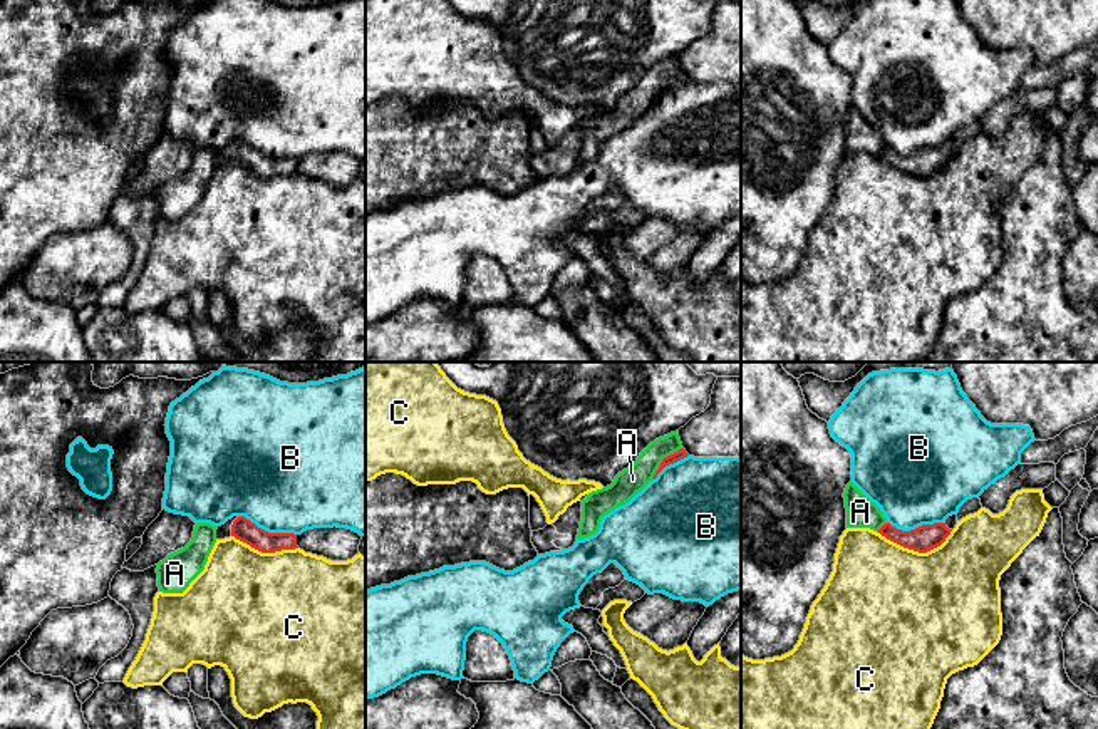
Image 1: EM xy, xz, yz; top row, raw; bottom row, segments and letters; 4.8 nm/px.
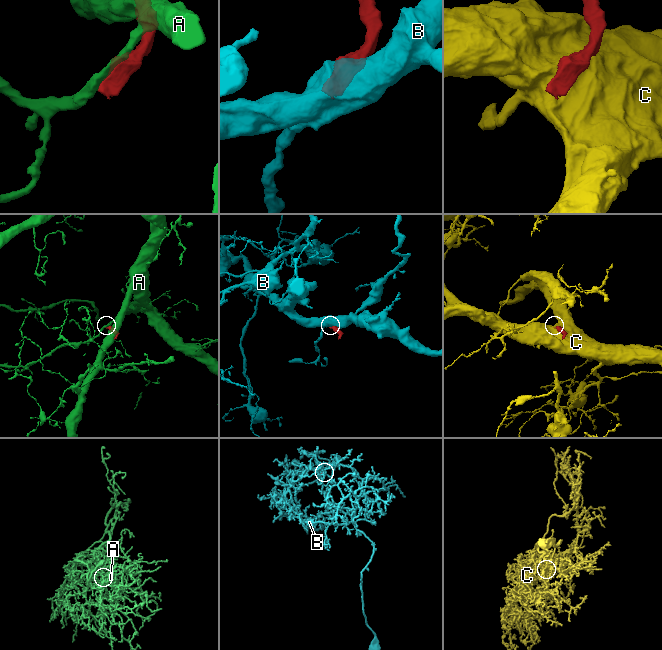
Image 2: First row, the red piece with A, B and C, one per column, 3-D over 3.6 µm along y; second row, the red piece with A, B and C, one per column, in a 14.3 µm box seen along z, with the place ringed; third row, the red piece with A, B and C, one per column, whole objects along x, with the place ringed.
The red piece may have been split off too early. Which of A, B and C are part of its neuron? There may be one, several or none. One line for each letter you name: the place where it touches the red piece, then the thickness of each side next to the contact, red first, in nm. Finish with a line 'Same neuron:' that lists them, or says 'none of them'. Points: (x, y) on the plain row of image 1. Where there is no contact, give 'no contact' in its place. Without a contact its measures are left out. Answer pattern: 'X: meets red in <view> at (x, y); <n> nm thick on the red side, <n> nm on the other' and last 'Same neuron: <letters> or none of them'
Same neuron: none of them

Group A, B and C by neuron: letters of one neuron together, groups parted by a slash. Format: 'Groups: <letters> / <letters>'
Groups: A / B / C

